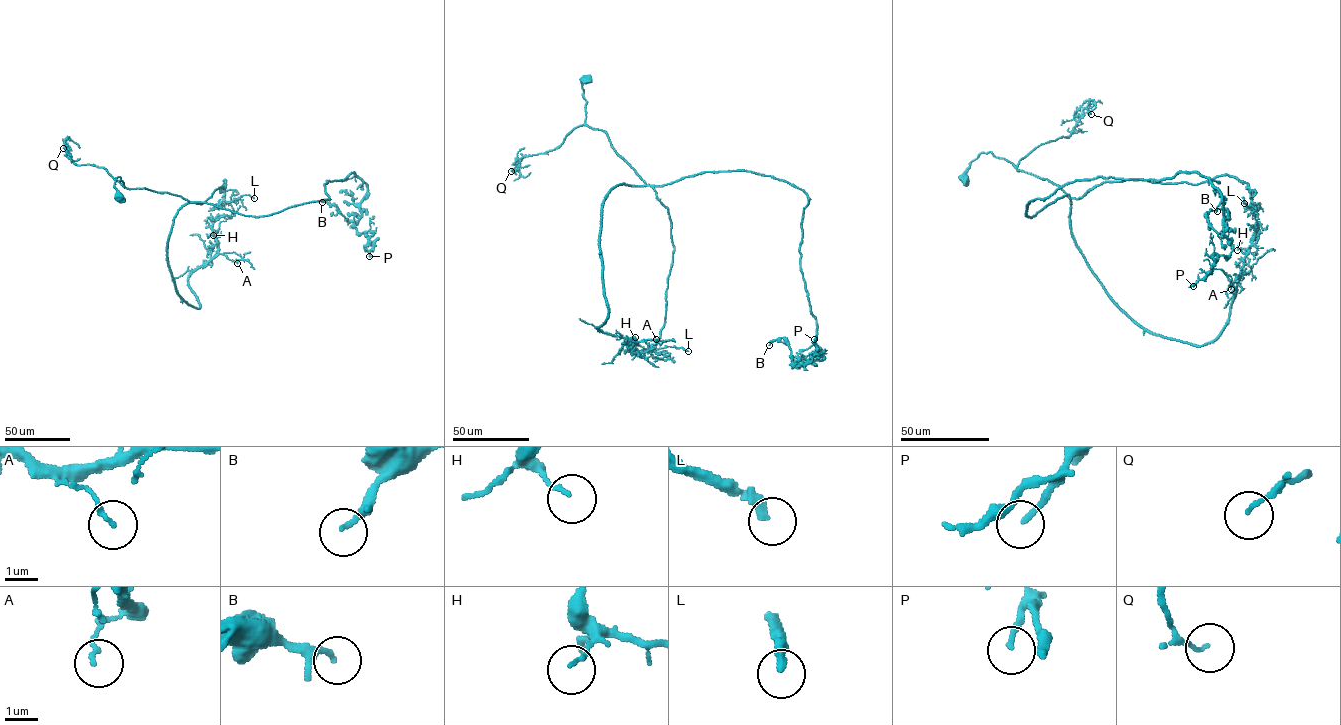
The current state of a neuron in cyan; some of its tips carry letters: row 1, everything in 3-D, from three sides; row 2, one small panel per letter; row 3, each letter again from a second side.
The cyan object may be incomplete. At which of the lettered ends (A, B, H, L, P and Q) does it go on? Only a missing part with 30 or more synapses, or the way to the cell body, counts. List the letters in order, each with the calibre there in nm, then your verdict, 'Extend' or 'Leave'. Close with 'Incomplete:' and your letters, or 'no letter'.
A: Thickness 110 nm. Leave
B: Thickness 140 nm. Leave
H: Thickness 100 nm. Leave
L: Thickness 280 nm. Leave
P: Thickness 160 nm. Leave
Q: Thickness 100 nm. Leave
Incomplete: no letter

